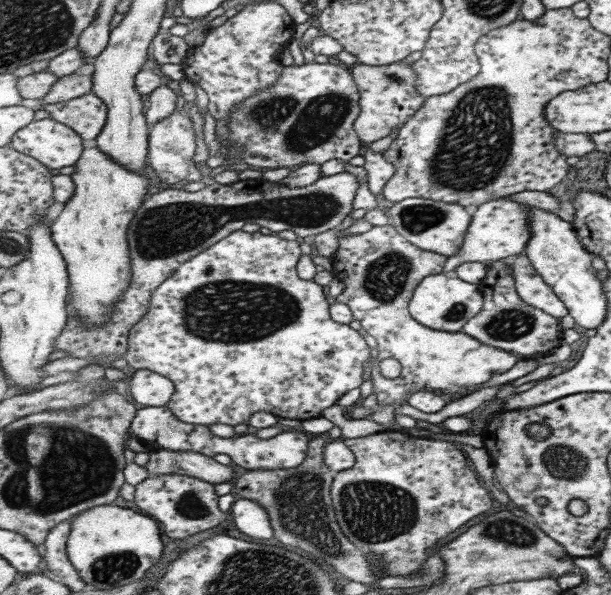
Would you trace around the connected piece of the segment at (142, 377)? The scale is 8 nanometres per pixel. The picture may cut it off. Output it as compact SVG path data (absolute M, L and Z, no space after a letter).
M145 369L133 374L130 390L136 403L144 407L163 407L169 406L176 386L169 377Z

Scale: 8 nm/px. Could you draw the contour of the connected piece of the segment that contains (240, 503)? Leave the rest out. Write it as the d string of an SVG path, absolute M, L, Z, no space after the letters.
M240 499L232 505L236 528L239 532L249 534L253 538L269 540L275 537L272 518L269 511L255 500Z

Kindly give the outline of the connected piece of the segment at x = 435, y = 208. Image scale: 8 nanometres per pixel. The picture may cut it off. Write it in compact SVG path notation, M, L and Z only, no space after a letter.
M408 198L407 201L394 203L387 215L390 224L408 238L409 242L420 246L423 250L445 254L447 257L455 256L461 250L469 226L472 225L472 216L464 206L426 198Z

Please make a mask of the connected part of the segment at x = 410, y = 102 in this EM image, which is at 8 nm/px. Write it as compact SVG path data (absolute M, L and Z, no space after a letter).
M397 62L386 66L369 66L358 63L350 69L361 91L361 114L355 128L363 143L377 142L400 131L427 102L427 97L417 89L419 75L413 64Z

